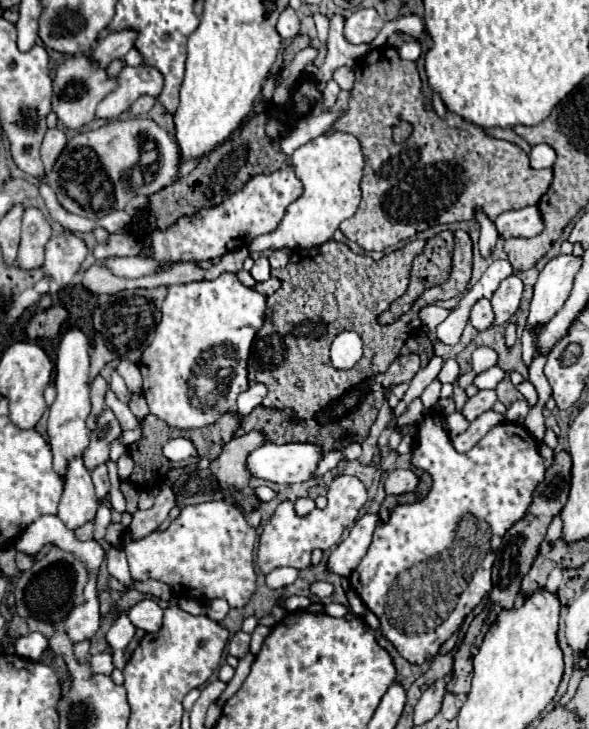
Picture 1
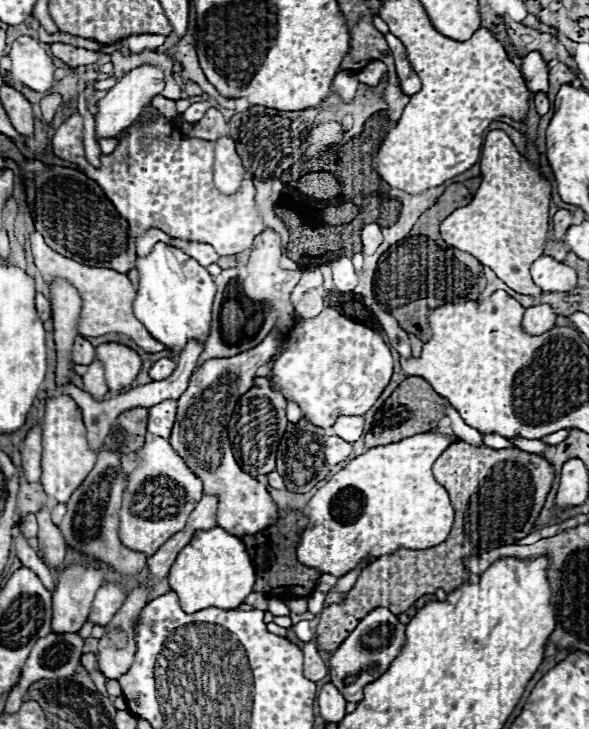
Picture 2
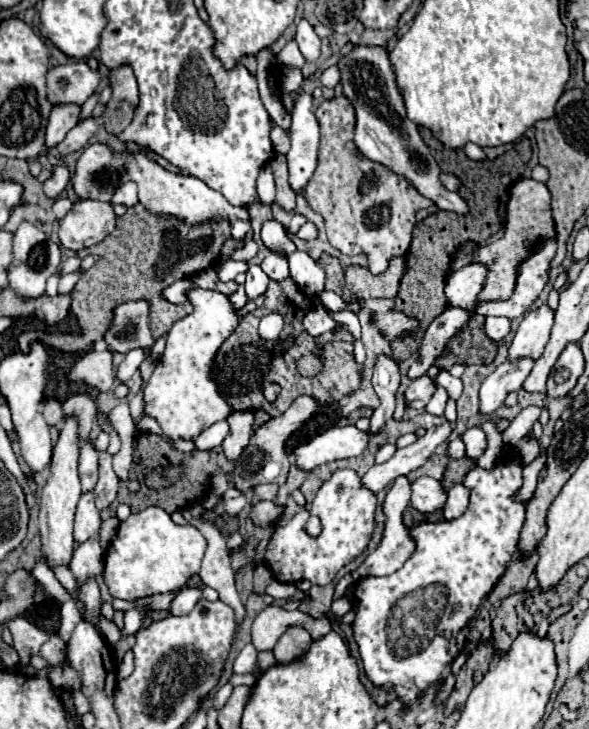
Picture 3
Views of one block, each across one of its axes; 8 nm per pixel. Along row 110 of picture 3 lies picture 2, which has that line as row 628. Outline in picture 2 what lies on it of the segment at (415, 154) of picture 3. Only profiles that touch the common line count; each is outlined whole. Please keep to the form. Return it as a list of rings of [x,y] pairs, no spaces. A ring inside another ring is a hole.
[[[374,608],[368,616],[360,620],[360,624],[348,634],[348,638],[342,642],[342,646],[332,654],[330,658],[330,676],[332,684],[342,692],[342,696],[348,702],[360,702],[362,700],[362,688],[370,682],[374,682],[386,668],[390,668],[392,660],[398,656],[398,652],[404,648],[406,640],[406,624],[398,620],[396,614],[392,614],[388,608]],[[374,664],[372,670],[368,670]]]

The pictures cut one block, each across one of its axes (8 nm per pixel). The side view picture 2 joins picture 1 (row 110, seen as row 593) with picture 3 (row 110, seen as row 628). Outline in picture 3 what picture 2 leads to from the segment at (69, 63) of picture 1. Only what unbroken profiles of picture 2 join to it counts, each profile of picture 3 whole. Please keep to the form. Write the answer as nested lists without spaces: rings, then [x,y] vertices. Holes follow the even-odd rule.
[[[64,104],[58,108],[52,108],[52,114],[46,124],[46,146],[52,148],[64,140],[64,136],[76,126],[78,122],[80,106],[76,104]]]

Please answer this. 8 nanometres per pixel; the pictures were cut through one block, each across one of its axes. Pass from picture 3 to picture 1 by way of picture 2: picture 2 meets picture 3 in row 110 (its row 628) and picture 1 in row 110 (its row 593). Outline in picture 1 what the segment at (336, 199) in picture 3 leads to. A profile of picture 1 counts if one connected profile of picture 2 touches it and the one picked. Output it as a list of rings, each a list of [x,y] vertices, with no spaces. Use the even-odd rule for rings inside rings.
[[[384,46],[372,50],[354,66],[354,72],[356,84],[350,92],[348,112],[340,120],[336,120],[330,130],[354,134],[360,140],[366,156],[362,202],[358,206],[358,212],[340,224],[340,230],[348,240],[360,244],[368,252],[384,250],[430,226],[474,220],[474,208],[482,208],[482,212],[486,212],[486,216],[490,216],[490,220],[494,222],[502,212],[536,206],[538,200],[546,194],[552,182],[552,170],[534,170],[528,164],[528,154],[520,146],[486,134],[484,128],[464,120],[454,112],[446,112],[446,118],[440,118],[428,106],[416,64],[402,60],[396,48]],[[400,122],[410,122],[414,132],[406,142],[396,144],[392,140],[392,130]]]

